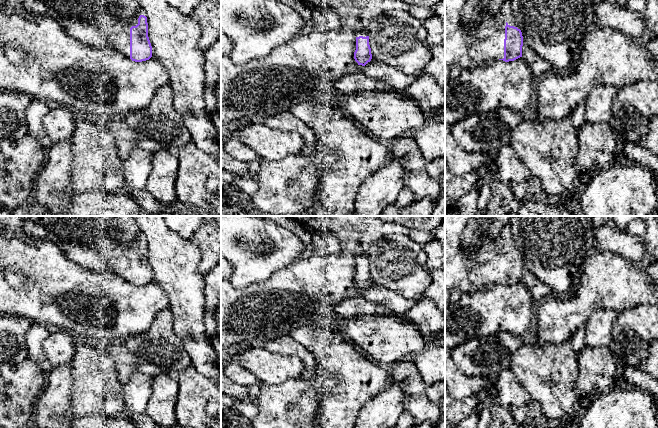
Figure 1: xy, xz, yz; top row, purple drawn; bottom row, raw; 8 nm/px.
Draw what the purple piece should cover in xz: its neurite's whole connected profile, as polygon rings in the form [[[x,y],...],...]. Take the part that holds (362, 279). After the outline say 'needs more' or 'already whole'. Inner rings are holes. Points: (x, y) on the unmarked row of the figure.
[[[369,260],[356,261],[356,274],[354,283],[358,289],[365,290],[372,283],[371,272],[369,269]]] | already whole

